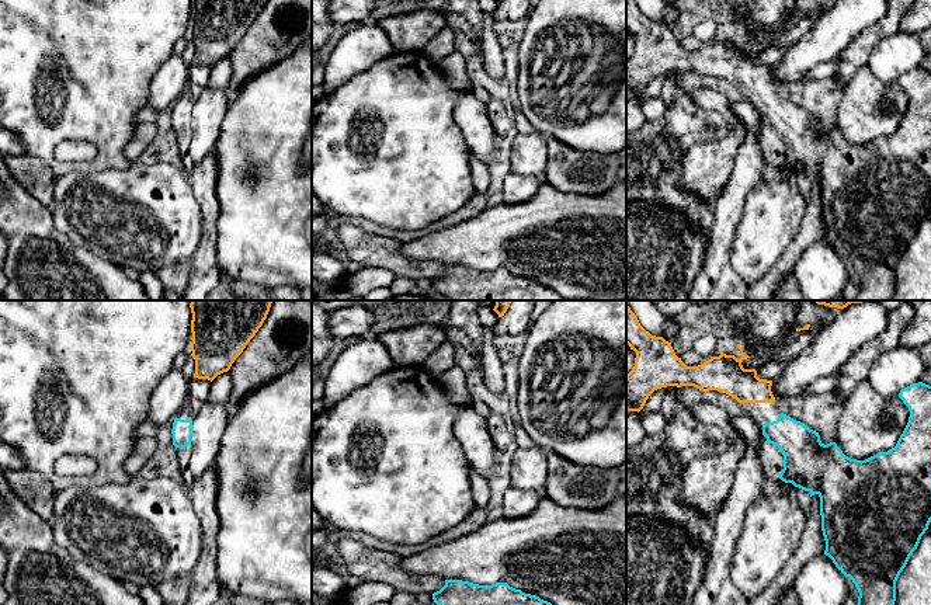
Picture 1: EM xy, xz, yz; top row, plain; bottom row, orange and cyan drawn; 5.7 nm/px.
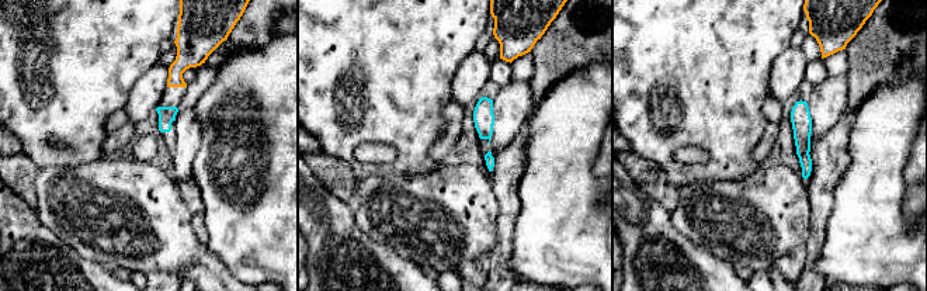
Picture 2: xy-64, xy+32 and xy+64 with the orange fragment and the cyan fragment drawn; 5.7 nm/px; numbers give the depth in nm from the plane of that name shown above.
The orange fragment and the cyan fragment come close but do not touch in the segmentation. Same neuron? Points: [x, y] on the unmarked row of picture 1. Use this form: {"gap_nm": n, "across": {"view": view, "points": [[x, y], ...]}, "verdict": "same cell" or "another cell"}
{"gap_nm": 80, "across": {"view": "yz", "points": [[774, 86], [781, 98]]}, "verdict": "same cell"}

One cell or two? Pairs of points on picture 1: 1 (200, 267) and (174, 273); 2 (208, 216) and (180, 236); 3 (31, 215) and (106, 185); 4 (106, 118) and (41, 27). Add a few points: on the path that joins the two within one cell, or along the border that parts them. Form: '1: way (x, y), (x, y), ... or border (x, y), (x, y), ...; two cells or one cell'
1: border (190, 263), (190, 280), (186, 285); two cells
2: border (191, 190), (201, 215), (201, 242), (194, 253); two cells
3: border (51, 211), (54, 223), (70, 239); two cells
4: way (93, 96), (82, 72), (59, 49); one cell

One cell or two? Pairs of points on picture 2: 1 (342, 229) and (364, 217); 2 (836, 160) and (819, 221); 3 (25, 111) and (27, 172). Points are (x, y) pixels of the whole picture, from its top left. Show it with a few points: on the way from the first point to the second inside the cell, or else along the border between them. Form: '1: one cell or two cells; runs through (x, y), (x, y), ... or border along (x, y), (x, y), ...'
1: two cells; border along (353, 212), (354, 222), (379, 243)
2: one cell; runs through (825, 176), (820, 184), (820, 205)
3: two cells; border along (21, 151), (38, 167)

